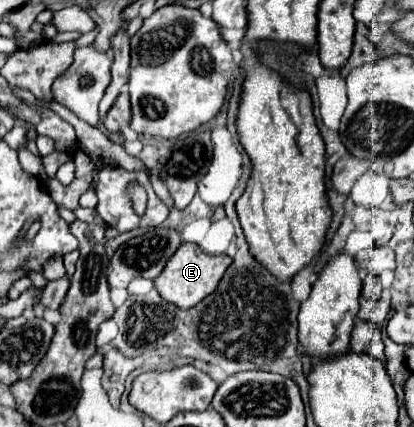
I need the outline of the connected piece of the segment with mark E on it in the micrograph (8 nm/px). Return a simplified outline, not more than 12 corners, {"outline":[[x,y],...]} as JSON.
{"outline":[[185,241],[155,279],[165,301],[189,309],[215,291],[227,255]]}

